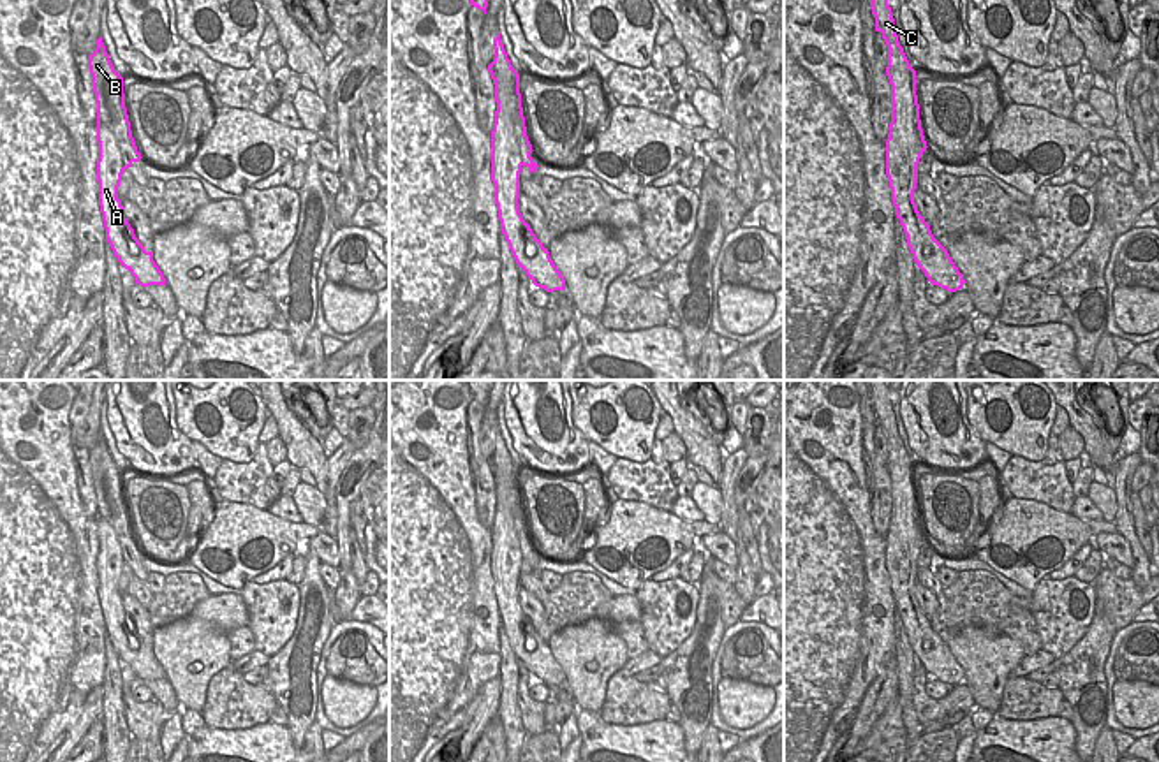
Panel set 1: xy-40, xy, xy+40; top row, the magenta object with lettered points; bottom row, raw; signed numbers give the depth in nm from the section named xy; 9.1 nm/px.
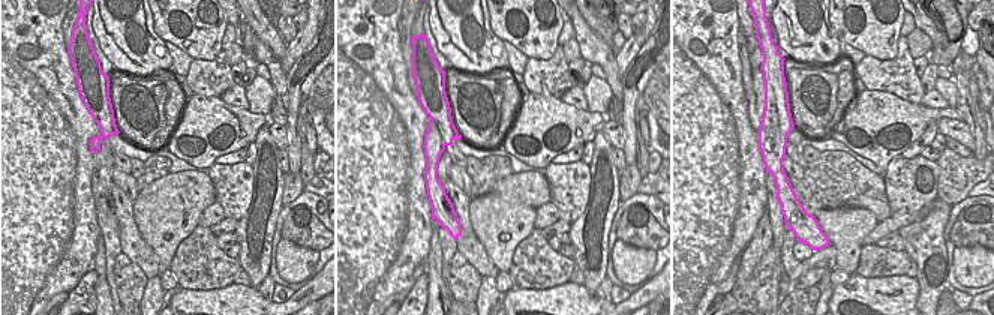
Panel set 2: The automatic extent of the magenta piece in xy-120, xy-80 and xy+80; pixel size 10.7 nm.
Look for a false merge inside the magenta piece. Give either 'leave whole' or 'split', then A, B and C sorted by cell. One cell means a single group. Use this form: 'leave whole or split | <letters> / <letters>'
split | A C / B

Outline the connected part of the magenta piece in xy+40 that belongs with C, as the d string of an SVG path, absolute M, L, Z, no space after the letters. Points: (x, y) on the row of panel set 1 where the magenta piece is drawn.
M870 0L875 18L875 32L882 33L888 46L886 76L893 81L893 95L907 95L909 88L916 88L916 70L909 65L904 48L898 42L897 26L888 0Z

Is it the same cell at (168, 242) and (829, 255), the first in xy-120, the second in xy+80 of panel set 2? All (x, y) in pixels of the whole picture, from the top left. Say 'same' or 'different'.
different

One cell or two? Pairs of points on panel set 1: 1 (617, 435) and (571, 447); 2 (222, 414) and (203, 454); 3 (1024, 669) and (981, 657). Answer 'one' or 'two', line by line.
1: two
2: two
3: two

